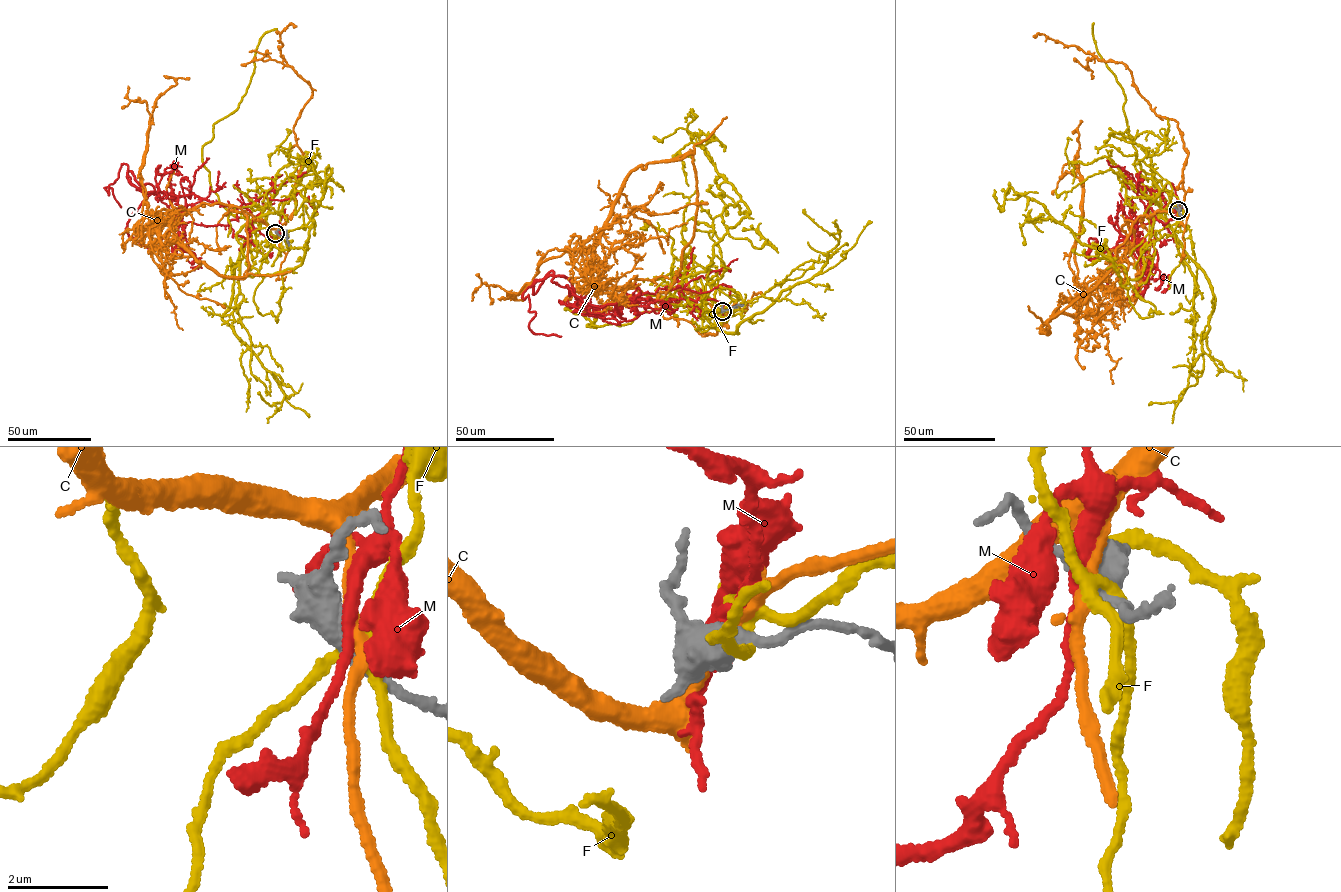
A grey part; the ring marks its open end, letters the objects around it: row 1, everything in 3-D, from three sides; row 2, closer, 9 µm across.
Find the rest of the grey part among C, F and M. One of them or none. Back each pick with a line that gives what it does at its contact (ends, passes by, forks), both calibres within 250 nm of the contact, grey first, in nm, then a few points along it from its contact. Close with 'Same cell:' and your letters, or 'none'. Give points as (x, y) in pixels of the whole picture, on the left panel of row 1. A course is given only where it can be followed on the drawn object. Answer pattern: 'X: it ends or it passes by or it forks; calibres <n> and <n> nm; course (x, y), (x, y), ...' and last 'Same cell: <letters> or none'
Same cell: none

